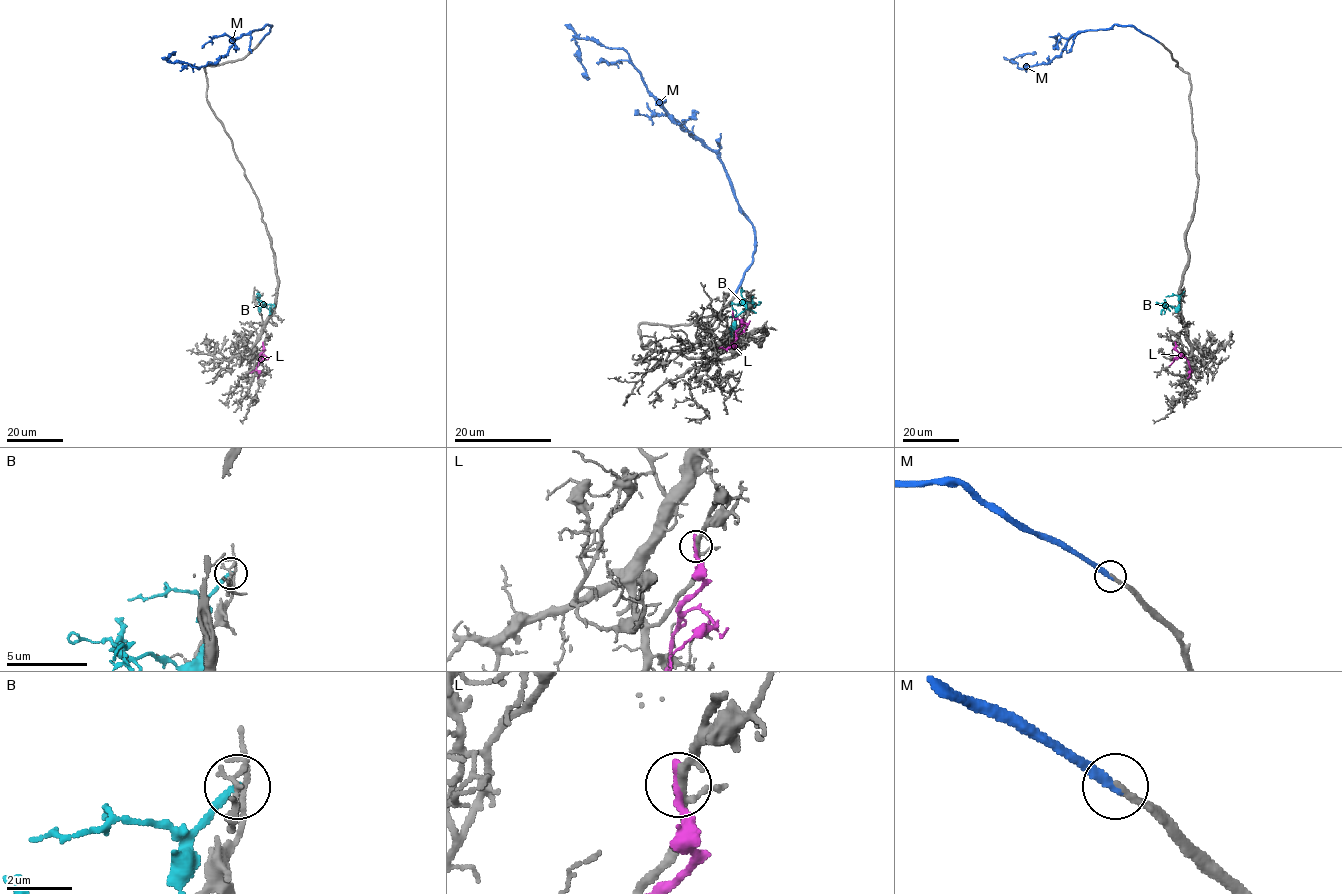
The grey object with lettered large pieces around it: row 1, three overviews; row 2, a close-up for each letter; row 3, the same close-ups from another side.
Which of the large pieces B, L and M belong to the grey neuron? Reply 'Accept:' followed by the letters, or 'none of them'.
Accept: M

